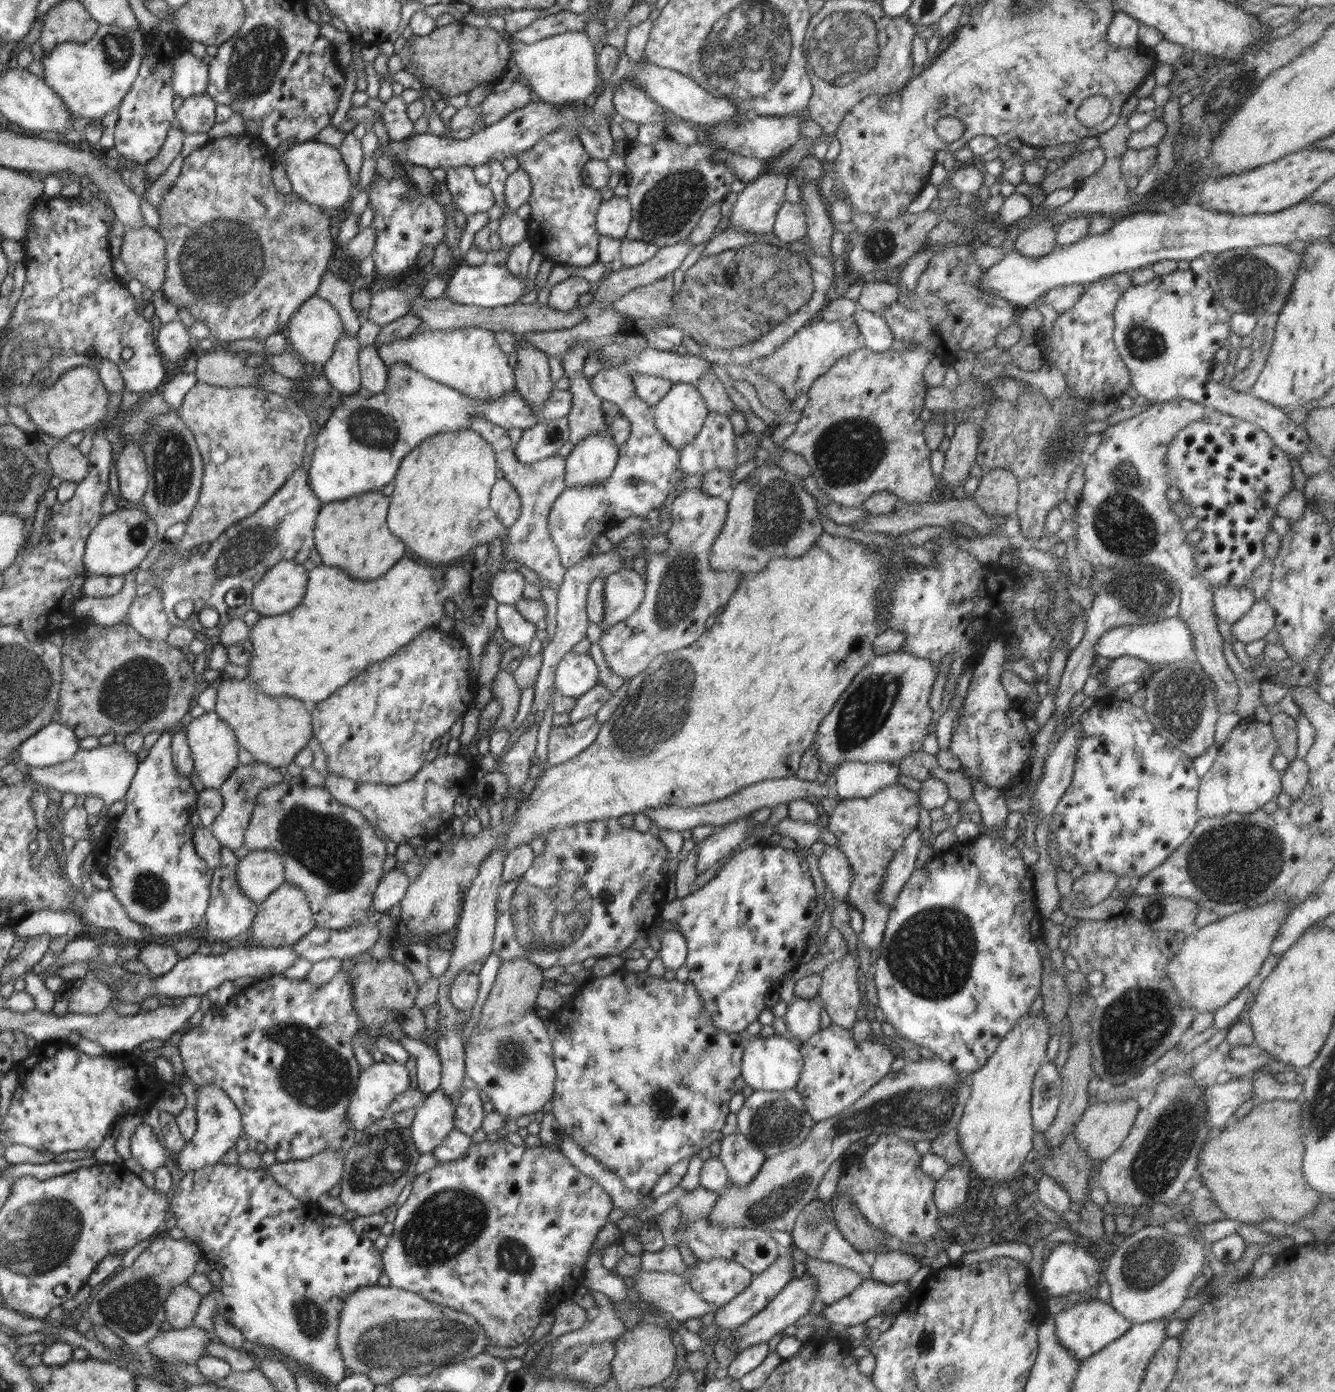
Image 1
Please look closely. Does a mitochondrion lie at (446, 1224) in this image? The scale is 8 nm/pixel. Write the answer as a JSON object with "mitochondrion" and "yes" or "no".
{"mitochondrion":"yes"}

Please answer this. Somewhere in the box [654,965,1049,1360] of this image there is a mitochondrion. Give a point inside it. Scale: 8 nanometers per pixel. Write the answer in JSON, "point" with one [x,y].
{"point":[929,1109]}

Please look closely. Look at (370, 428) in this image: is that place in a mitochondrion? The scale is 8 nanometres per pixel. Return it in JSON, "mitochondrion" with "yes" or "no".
{"mitochondrion":"yes"}

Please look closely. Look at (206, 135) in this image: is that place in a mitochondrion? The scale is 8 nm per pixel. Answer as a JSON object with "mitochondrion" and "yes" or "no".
{"mitochondrion":"no"}

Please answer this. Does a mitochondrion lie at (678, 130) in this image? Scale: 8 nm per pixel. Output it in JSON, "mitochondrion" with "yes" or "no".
{"mitochondrion":"no"}

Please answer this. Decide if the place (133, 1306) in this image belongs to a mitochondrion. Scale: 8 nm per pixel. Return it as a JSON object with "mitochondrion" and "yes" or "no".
{"mitochondrion":"yes"}

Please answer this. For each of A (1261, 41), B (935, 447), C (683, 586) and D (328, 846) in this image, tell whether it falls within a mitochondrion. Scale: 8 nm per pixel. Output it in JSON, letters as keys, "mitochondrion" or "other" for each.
{"A":"other","B":"other","C":"mitochondrion","D":"mitochondrion"}

